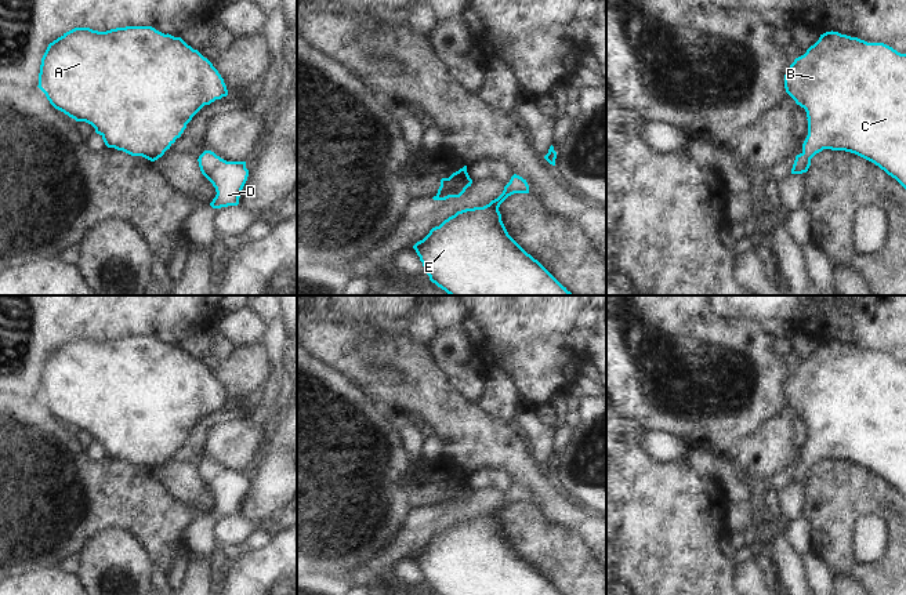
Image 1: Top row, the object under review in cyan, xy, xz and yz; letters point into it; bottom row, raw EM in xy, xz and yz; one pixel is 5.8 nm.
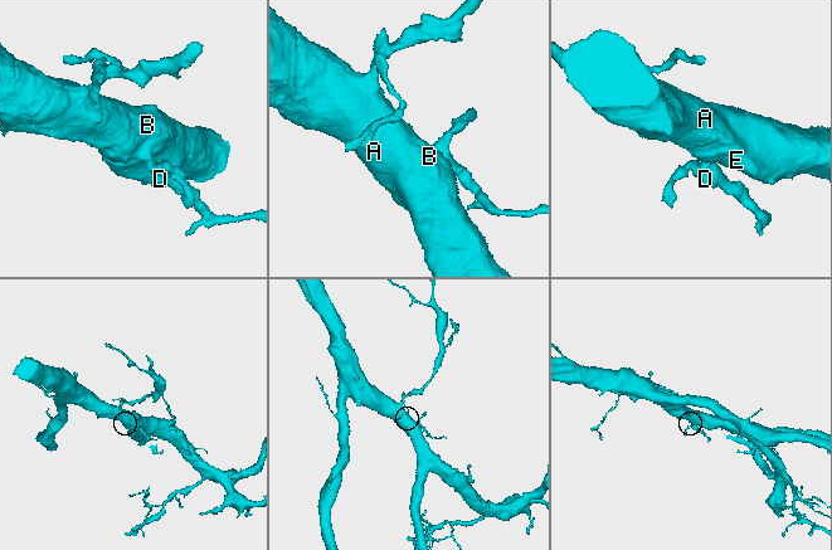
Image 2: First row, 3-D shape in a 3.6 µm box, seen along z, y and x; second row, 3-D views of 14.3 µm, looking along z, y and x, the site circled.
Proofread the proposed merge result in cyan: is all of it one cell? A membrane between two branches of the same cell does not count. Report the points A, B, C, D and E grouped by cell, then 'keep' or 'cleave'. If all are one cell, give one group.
A B C D E | keep

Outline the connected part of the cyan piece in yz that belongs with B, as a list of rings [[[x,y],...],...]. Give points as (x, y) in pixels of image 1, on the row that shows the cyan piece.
[[[826,32],[786,70],[784,88],[808,117],[808,135],[791,174],[807,173],[811,159],[823,149],[845,150],[874,163],[906,189],[906,54],[884,43]]]

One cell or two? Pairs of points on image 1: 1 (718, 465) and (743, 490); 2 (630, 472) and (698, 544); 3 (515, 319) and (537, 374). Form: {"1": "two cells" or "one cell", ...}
{"1": "one cell", "2": "one cell", "3": "one cell"}

